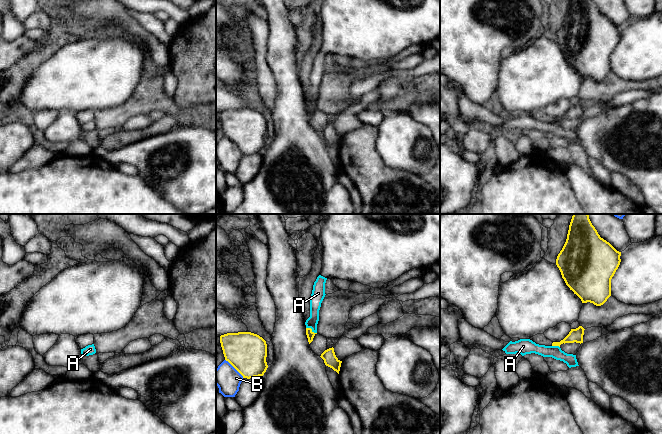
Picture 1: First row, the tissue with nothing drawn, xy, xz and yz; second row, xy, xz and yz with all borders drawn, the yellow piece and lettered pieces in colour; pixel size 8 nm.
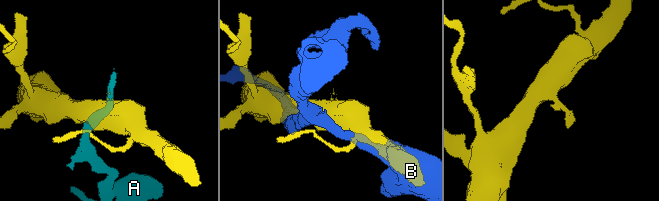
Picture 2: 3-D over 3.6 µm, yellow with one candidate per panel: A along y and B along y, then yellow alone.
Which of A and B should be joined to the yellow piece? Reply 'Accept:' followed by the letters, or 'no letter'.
Accept: no letter

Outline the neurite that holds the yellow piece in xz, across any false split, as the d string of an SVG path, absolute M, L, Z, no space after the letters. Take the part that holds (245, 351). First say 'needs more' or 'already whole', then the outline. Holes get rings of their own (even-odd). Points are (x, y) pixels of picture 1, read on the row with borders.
already whole | M251 332L227 333L220 336L225 360L228 361L243 378L263 376L268 365L266 341Z

